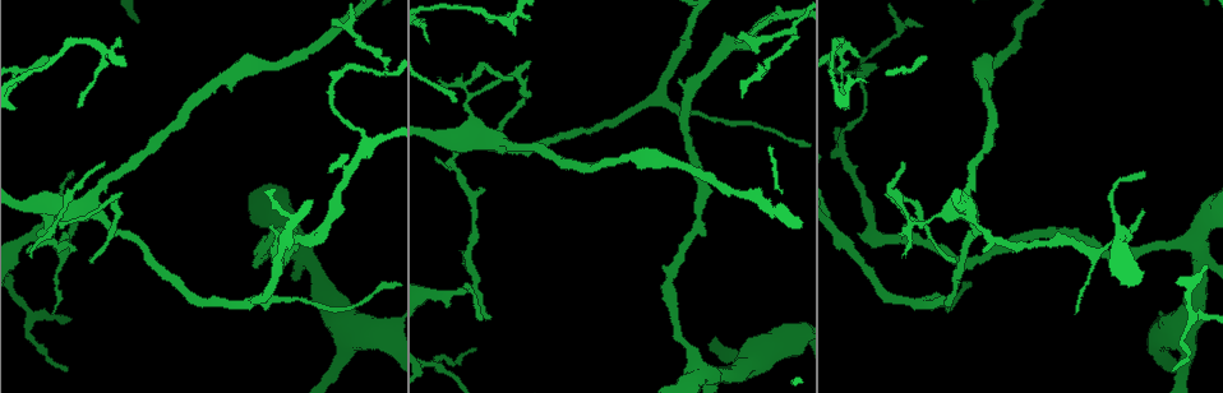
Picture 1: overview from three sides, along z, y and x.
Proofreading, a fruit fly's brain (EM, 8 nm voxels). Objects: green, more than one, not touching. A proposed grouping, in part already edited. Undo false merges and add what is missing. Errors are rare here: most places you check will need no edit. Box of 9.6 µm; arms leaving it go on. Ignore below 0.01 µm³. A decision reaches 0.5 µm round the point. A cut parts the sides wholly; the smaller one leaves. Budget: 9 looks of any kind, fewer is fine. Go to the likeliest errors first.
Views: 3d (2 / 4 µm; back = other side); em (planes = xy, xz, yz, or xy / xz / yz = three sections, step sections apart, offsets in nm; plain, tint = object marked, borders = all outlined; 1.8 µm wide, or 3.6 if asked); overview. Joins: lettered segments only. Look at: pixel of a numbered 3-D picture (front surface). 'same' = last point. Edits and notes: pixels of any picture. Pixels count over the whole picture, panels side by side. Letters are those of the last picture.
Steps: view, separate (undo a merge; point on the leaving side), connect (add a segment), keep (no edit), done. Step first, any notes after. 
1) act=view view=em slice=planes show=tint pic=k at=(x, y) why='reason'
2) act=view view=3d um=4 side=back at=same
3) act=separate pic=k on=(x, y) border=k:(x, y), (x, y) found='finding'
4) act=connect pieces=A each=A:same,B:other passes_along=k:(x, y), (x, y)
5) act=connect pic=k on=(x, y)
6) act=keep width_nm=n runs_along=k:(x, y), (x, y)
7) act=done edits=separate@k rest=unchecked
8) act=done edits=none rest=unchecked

act=view view=em slice=planes show=tint pic=1 at=(468, 92) why='thick turns thin'

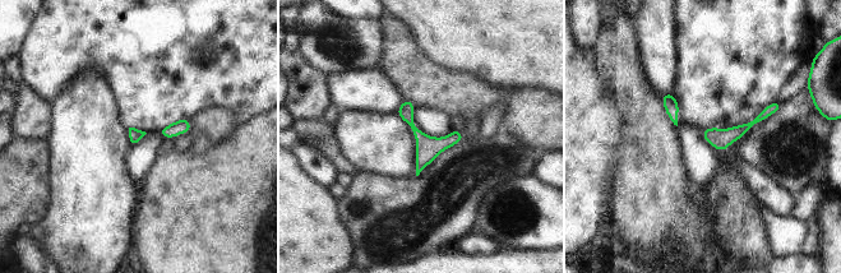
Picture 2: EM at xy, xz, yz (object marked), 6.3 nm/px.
act=view view=em slice=planes show=borders at=same why='what lies round it'

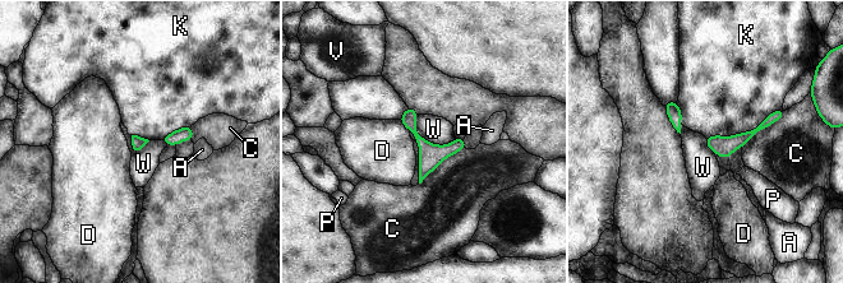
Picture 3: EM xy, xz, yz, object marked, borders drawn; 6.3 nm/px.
act=keep each=A:other,C:other,D:other,K:other,P:other,V:other,W:other border=3:(415, 117), (427, 140), (455, 139) found='continuous, no second cell'

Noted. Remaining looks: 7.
act=view view=em slice=planes show=plain pic=1 at=(1173, 367) why='branch stops here'

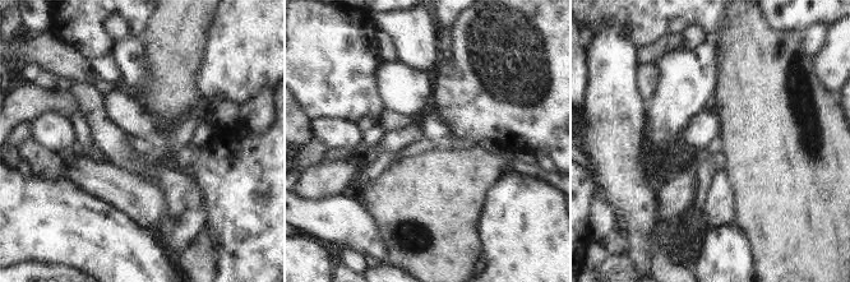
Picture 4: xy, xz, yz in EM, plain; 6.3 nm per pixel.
act=view view=em slice=planes show=borders at=same why='what lies round it'

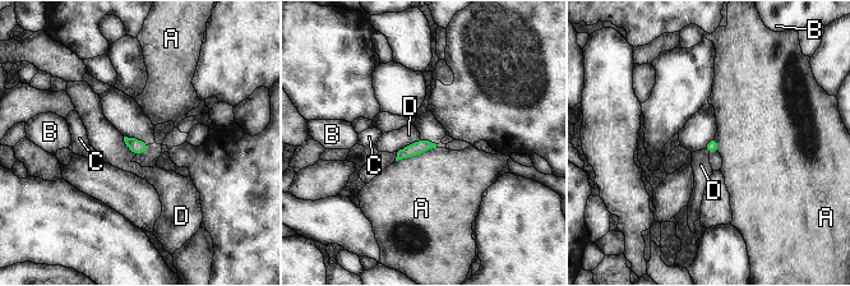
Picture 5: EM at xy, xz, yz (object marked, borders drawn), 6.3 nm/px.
act=keep each=A:other,B:other,C:other,D:other border=5:(435, 146), (396, 161) found='no lettered segment goes on from it'

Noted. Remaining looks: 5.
act=view view=em slice=xy step=16 show=borders pic=1 at=(863, 82) why='tapers out'

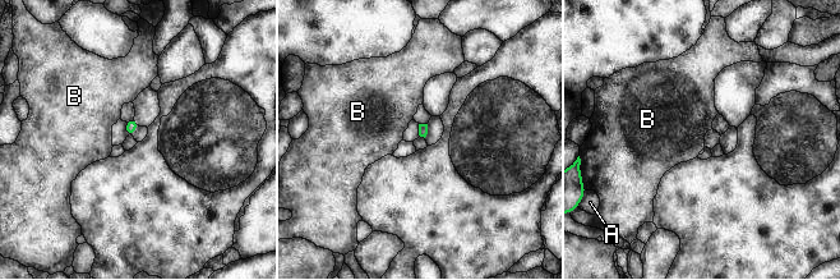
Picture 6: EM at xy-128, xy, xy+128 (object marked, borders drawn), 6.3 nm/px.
act=view view=em slice=planes show=borders at=same why='cut it another way'

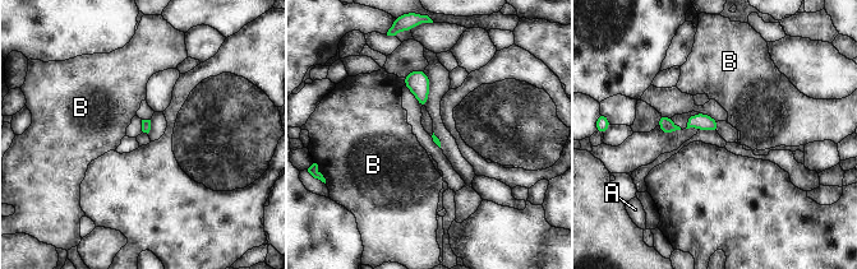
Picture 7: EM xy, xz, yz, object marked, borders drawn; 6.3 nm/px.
act=keep each=A:other,B:other border=7:(402, 77), (405, 84) found='none of them fits'

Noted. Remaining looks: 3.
act=view view=em um=3.6 slice=planes show=borders pic=1 at=(652, 100) why='three arms meet'

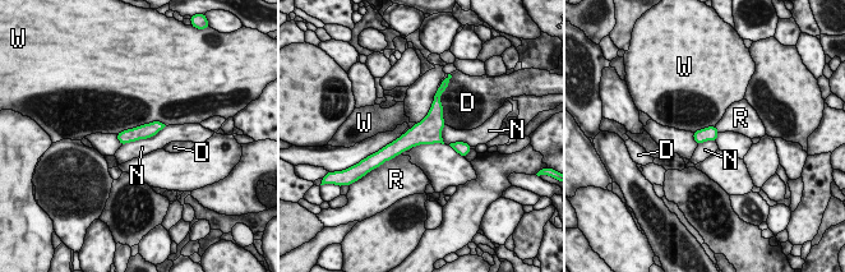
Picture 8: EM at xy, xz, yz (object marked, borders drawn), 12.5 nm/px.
act=keep width_nm=170 each=D:other,N:other,R:other,W:other runs_along=8:(437, 102), (435, 115), (391, 153) found='one cell here'

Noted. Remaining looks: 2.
act=done edits=none rest=unchecked

